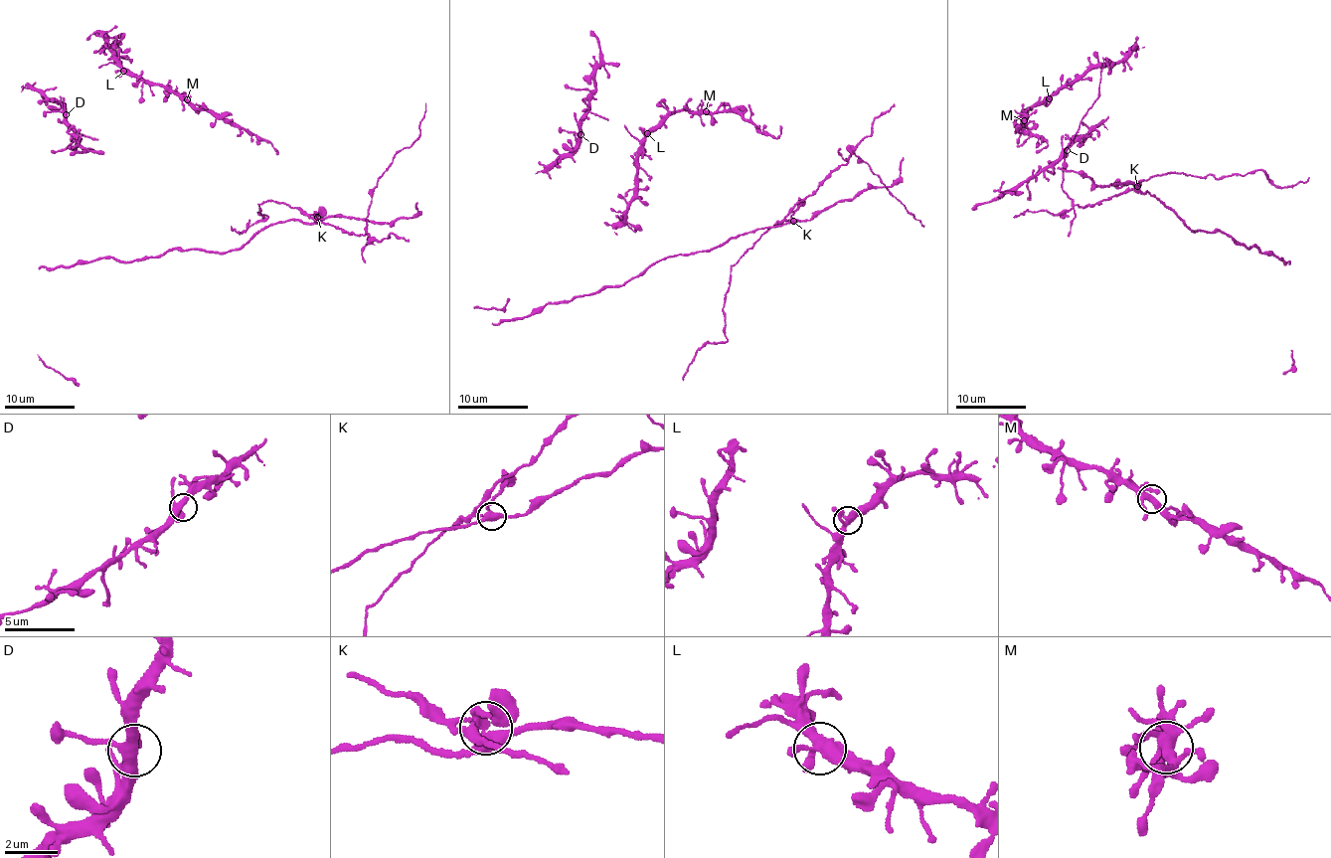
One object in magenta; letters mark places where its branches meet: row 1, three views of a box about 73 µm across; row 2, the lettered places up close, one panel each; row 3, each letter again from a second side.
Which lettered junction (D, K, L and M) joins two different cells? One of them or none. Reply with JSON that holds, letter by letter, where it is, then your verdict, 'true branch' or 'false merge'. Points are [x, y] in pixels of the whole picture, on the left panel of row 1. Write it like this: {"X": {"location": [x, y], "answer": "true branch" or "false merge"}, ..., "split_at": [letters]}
{"D": {"location": [66, 114], "answer": "true branch"}, "K": {"location": [317, 217], "answer": "false merge"}, "L": {"location": [123, 71], "answer": "true branch"}, "M": {"location": [187, 99], "answer": "true branch"}, "split_at": ["K"]}

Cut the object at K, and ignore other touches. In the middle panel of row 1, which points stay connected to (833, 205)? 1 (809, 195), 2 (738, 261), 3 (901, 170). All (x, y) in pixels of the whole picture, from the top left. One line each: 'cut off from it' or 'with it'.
1: cut off from it
2: cut off from it
3: with it

